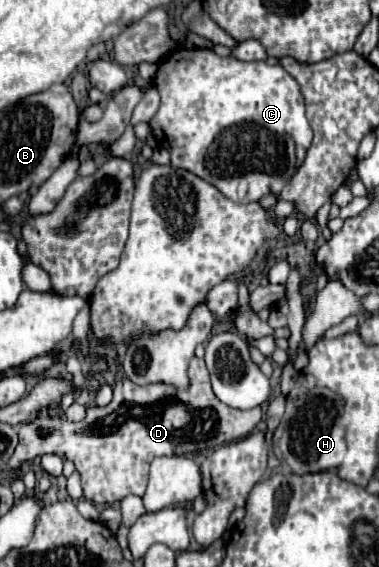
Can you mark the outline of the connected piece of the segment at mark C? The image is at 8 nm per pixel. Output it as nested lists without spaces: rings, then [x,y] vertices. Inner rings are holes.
[[[180,46],[160,64],[154,86],[162,98],[160,110],[150,120],[156,146],[170,152],[176,168],[200,176],[234,202],[258,202],[266,194],[278,194],[298,170],[298,160],[312,142],[300,86],[280,64],[240,62],[220,58],[212,50],[186,50]]]

